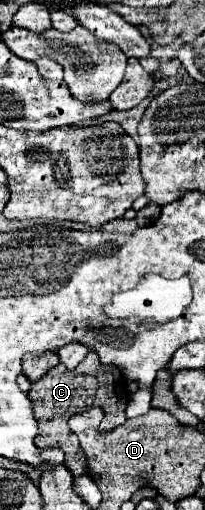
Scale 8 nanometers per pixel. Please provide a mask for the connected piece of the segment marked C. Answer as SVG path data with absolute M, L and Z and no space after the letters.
M89 351L89 355L73 371L65 369L61 363L57 367L53 367L39 383L31 385L29 399L33 403L35 419L39 423L35 445L63 449L65 451L65 467L73 475L87 475L87 457L79 445L77 435L67 425L69 417L77 415L81 411L87 411L89 407L101 407L105 413L105 417L101 421L103 431L113 431L115 427L119 427L127 421L125 407L129 401L129 391L127 391L125 379L117 367L107 367L107 365L99 363L99 357L95 357L93 351Z

